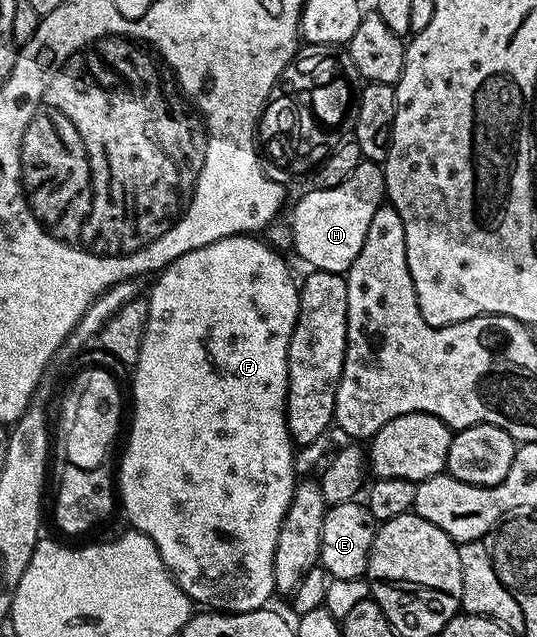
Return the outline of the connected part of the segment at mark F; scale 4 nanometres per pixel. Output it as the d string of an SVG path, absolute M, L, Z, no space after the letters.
M251 234L242 236L230 236L229 238L221 238L217 242L213 242L209 246L201 246L197 250L187 252L181 258L177 258L172 264L168 264L154 277L155 285L151 288L151 296L147 300L149 306L149 318L145 326L145 338L141 342L141 354L137 358L137 362L133 366L135 377L131 380L131 396L129 392L129 400L135 403L135 413L131 416L131 433L127 436L127 449L123 452L123 461L119 464L119 476L117 472L117 496L121 501L121 512L127 515L127 520L132 529L136 532L143 532L153 542L153 546L157 546L157 554L161 554L161 562L165 562L165 566L171 571L171 577L177 582L177 586L181 586L181 590L191 599L196 605L202 606L207 610L214 610L224 614L232 612L256 612L258 608L264 607L268 603L267 599L270 596L276 595L275 583L273 582L273 554L277 550L277 534L281 530L281 522L285 518L285 514L291 505L291 499L295 493L297 483L297 475L295 476L295 451L296 445L291 439L291 431L287 425L287 379L289 378L289 370L287 369L287 355L289 354L289 338L293 338L293 330L297 322L297 314L299 313L299 284L297 280L291 277L291 268L279 256L270 243L262 244L259 238Z

